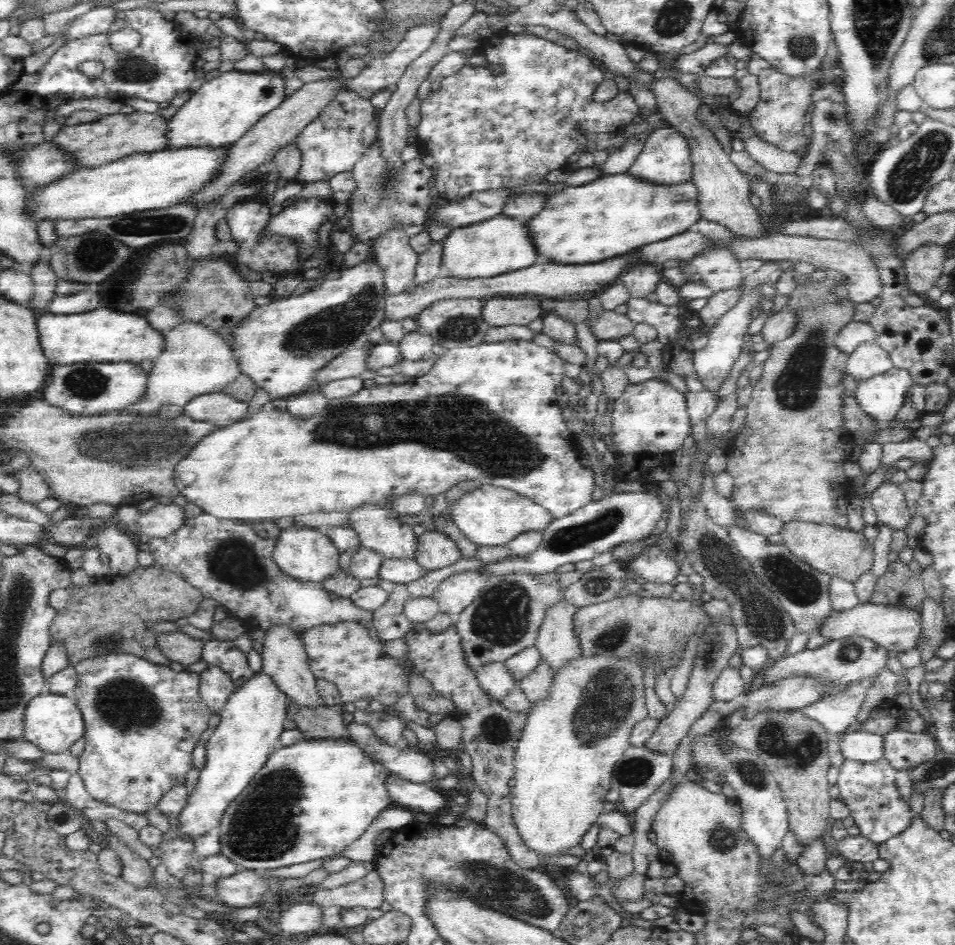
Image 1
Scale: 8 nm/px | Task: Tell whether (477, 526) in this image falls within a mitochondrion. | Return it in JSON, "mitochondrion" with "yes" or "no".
{"mitochondrion":"no"}

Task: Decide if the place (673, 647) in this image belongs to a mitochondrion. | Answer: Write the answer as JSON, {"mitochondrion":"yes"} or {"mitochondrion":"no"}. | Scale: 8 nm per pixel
{"mitochondrion":"no"}

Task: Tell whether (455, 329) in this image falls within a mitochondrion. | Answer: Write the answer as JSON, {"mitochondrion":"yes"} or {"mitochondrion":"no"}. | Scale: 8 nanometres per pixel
{"mitochondrion":"yes"}

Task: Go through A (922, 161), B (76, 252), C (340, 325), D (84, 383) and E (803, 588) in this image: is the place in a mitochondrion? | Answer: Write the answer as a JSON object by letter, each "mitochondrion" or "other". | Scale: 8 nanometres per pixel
{"A":"mitochondrion","B":"mitochondrion","C":"mitochondrion","D":"mitochondrion","E":"mitochondrion"}

